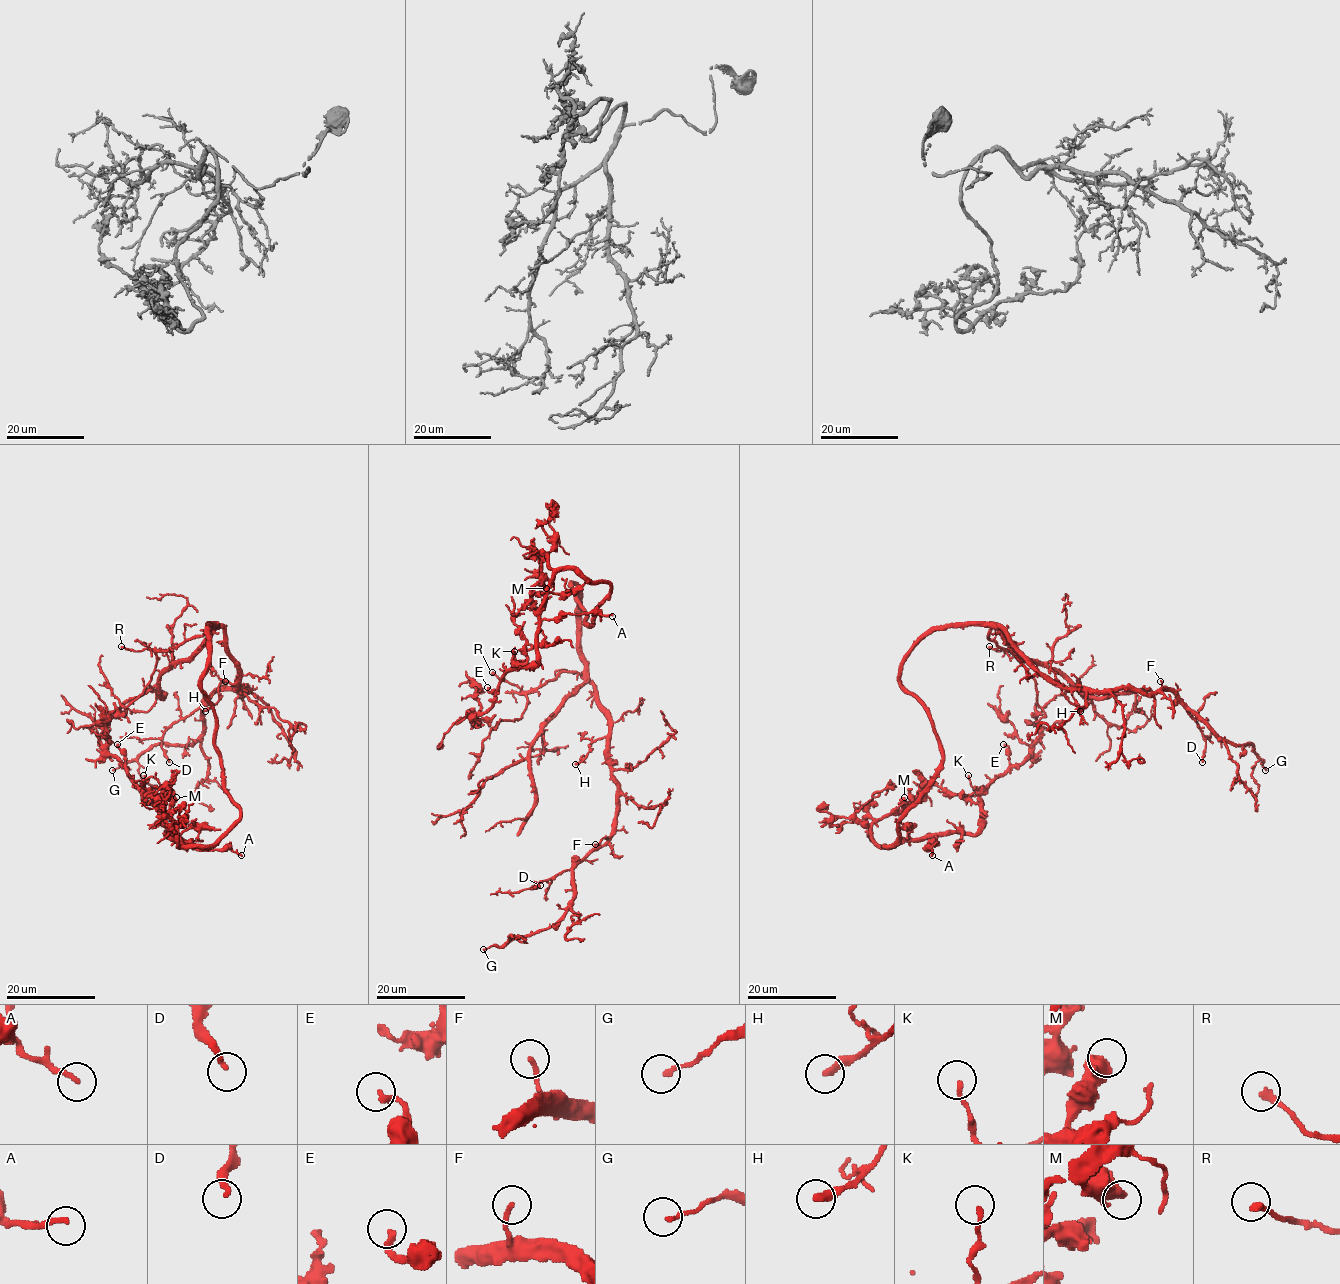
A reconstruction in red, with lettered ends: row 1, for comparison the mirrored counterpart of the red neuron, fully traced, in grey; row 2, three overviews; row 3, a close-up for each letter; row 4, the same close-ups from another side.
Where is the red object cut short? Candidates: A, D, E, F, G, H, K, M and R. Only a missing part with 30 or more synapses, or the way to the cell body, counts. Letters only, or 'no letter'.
no letter

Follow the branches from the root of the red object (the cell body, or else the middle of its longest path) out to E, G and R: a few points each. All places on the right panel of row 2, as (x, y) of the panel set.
E: (900, 678), (925, 711), (942, 763), (885, 845), (974, 834), (980, 794), (1009, 765), (1003, 744)
G: (900, 678), (903, 657), (925, 635), (997, 625), (1068, 688), (1169, 689), (1219, 736), (1251, 744), (1265, 770)
R: (900, 678), (903, 657), (937, 629), (988, 625), (988, 637), (1003, 650), (1008, 649), (989, 646)

